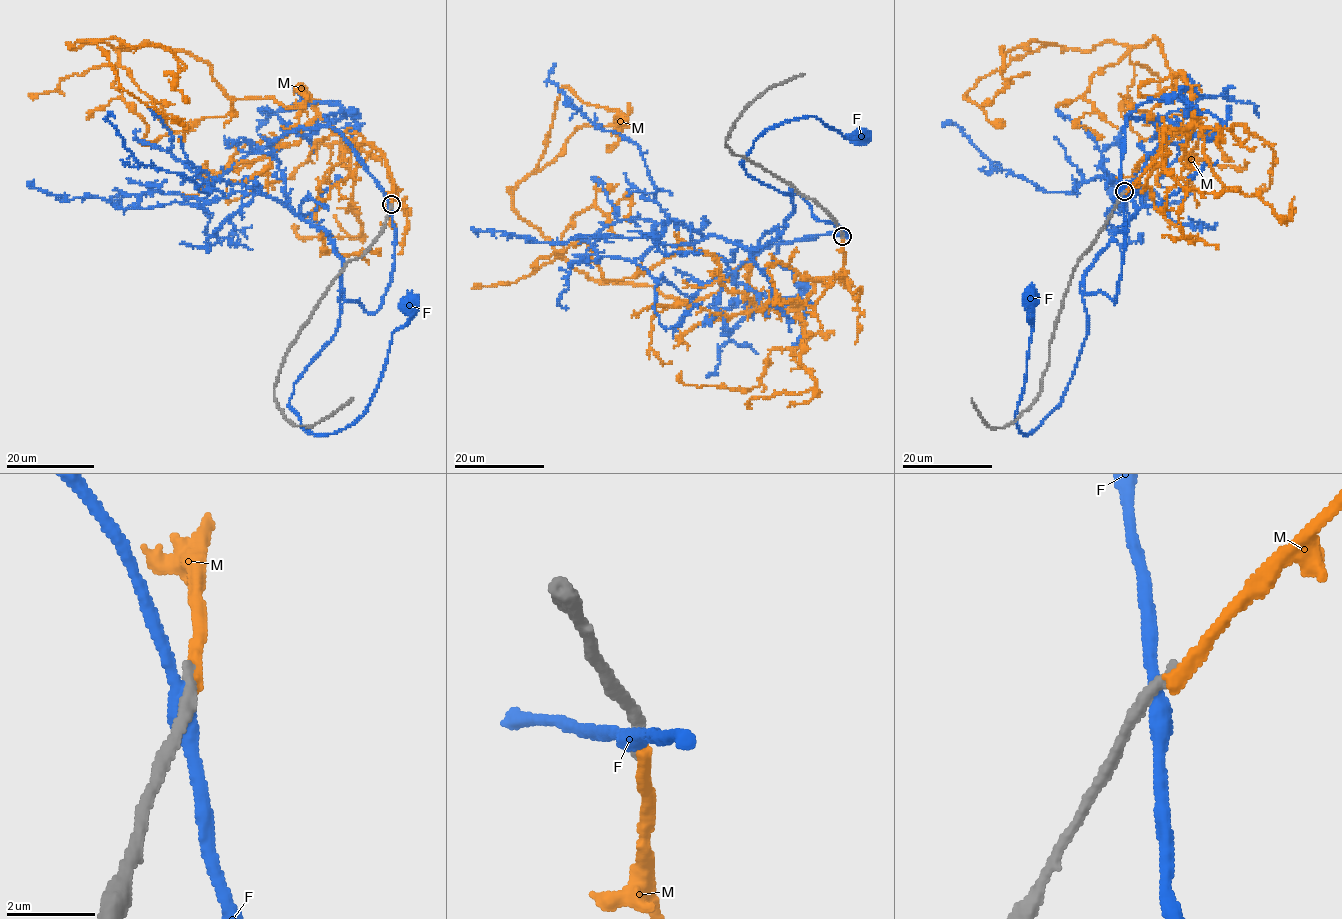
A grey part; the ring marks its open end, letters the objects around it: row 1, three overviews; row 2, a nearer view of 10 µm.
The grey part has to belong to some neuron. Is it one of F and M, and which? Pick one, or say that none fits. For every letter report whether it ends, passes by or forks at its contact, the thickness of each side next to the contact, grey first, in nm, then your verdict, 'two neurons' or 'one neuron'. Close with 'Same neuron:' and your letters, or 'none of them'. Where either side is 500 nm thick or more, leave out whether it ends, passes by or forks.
F: it passes by | 360/360 nm | two neurons
M: it ends | 280/360 nm | two neurons
Same neuron: none of them

